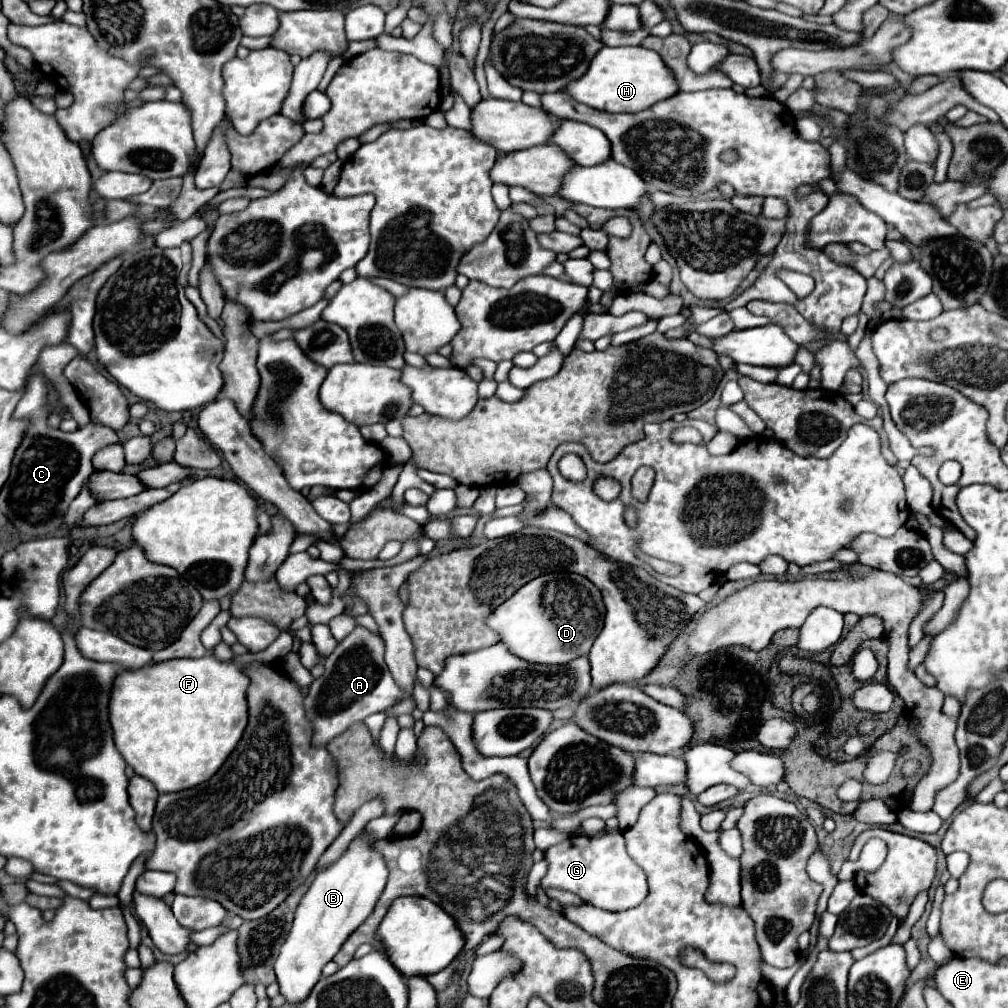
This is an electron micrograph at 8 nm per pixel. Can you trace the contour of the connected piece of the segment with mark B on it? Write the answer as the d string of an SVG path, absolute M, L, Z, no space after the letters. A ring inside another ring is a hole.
M354 839L350 843L350 847L346 849L346 853L332 863L328 869L320 871L316 875L316 879L312 881L310 889L306 891L306 895L302 897L296 915L294 915L294 925L290 935L286 937L280 955L274 963L274 971L278 977L278 985L280 985L280 995L284 997L284 1001L288 1005L300 1005L312 991L312 987L318 983L322 967L338 953L340 945L344 939L348 939L348 935L372 913L384 885L386 885L386 877L388 877L388 869L384 865L384 859L380 853L376 853L372 849L374 841L364 841L364 839Z

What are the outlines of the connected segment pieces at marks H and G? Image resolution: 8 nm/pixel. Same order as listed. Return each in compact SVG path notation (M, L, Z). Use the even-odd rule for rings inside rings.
M602 47L590 61L588 71L570 81L564 89L574 101L606 113L638 113L678 91L672 71L658 53L644 47Z
M620 831L606 833L602 837L572 835L562 843L548 847L544 859L548 861L548 871L540 883L544 891L550 887L564 889L582 897L584 903L604 911L626 911L640 905L646 897L646 875L628 857Z

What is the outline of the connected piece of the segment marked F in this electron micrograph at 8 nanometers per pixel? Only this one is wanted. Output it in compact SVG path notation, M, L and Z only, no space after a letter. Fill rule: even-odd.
M212 655L200 659L168 659L148 663L140 669L124 669L112 681L108 713L114 733L114 745L124 761L156 787L158 793L182 791L208 781L236 747L248 721L244 691L248 677L230 661L218 661Z

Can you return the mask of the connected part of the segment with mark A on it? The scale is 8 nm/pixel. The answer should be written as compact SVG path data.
M356 625L354 631L338 643L334 653L324 659L324 675L314 679L314 683L310 685L308 695L304 699L306 717L314 725L314 745L326 745L332 737L340 735L352 723L364 721L368 715L372 715L376 711L384 711L386 707L392 707L394 703L404 701L408 697L410 695L404 693L404 689L400 689L400 685L396 685L388 665L384 663L384 641L382 641L382 637L378 633L362 627L362 625Z

